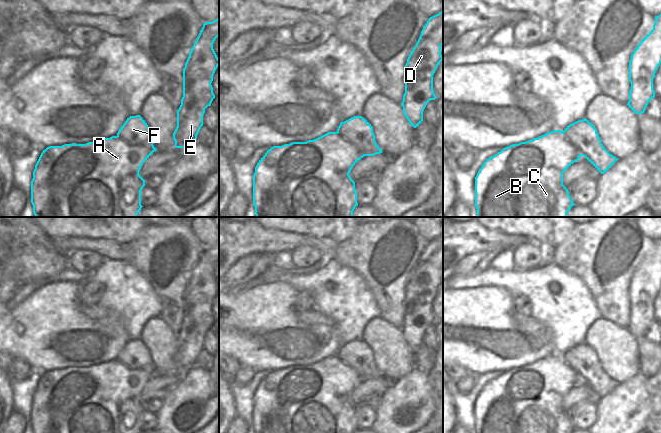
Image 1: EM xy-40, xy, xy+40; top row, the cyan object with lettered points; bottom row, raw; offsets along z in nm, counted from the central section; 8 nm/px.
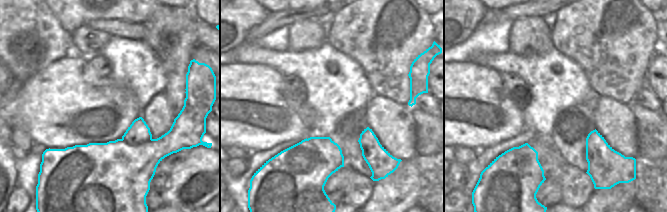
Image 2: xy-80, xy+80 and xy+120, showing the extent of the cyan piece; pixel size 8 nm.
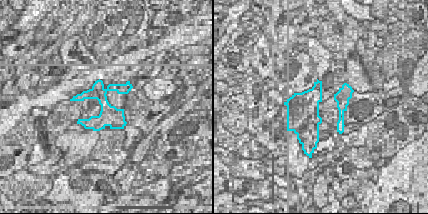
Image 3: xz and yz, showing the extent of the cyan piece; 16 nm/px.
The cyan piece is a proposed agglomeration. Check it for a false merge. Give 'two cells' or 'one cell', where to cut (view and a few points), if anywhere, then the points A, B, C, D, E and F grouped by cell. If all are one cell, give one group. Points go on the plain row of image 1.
two cells | xy-40 (117, 359), (134, 369), (154, 371) | A B C D E / F

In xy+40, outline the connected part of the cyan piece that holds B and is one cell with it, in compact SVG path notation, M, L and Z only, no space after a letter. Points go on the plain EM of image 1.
M560 354L548 356L538 362L512 368L488 382L475 401L476 433L571 433L573 427L563 409L563 397L576 385L580 377Z

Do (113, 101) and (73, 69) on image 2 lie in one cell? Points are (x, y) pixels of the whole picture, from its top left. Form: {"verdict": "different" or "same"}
{"verdict": "same"}

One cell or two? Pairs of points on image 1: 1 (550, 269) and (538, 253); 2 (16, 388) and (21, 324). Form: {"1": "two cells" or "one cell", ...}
{"1": "two cells", "2": "two cells"}

